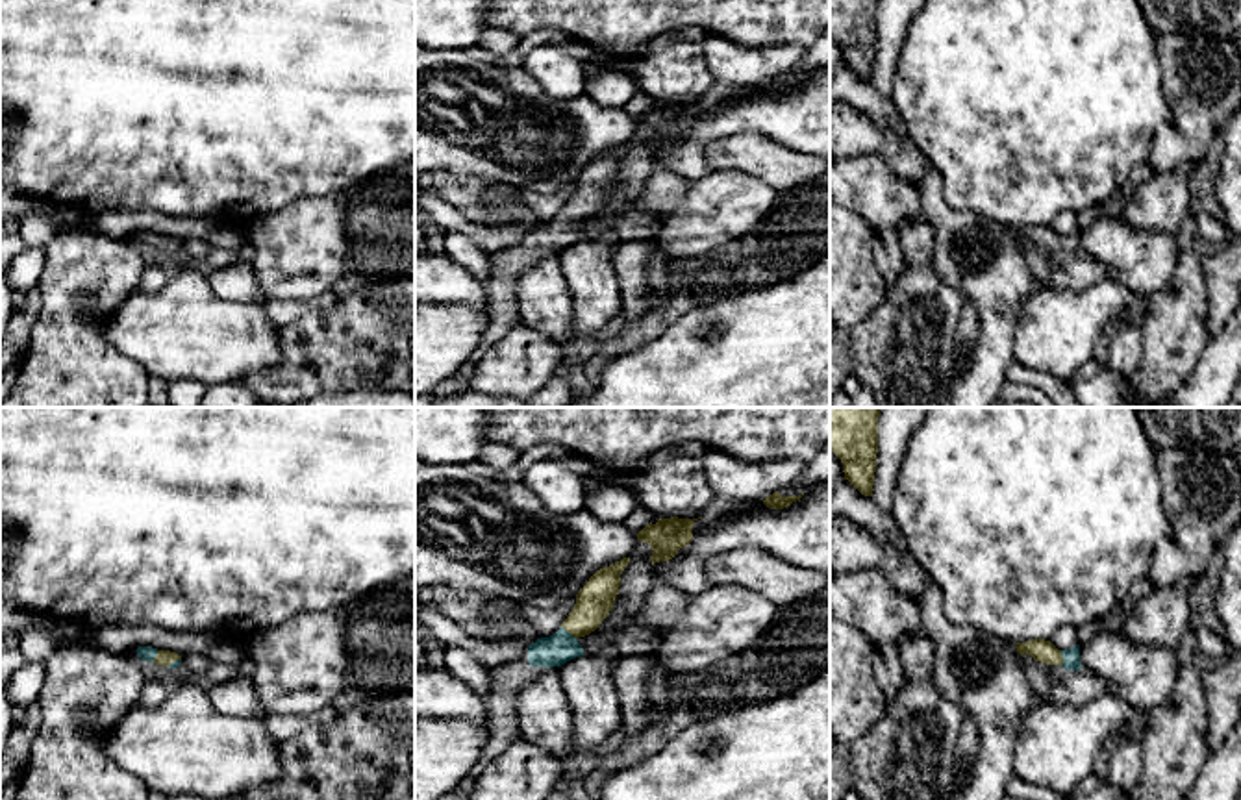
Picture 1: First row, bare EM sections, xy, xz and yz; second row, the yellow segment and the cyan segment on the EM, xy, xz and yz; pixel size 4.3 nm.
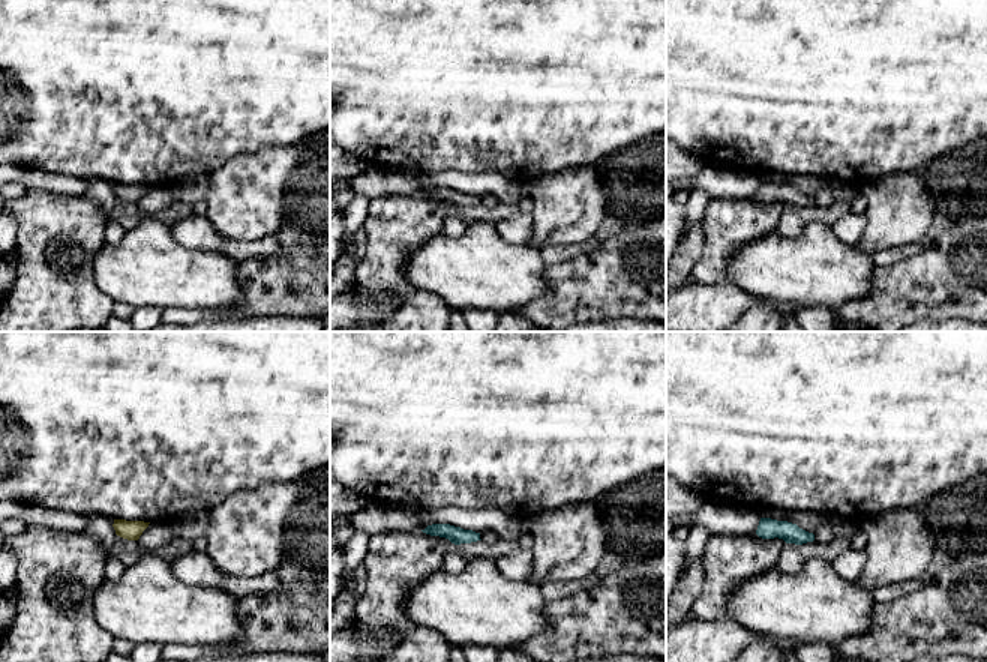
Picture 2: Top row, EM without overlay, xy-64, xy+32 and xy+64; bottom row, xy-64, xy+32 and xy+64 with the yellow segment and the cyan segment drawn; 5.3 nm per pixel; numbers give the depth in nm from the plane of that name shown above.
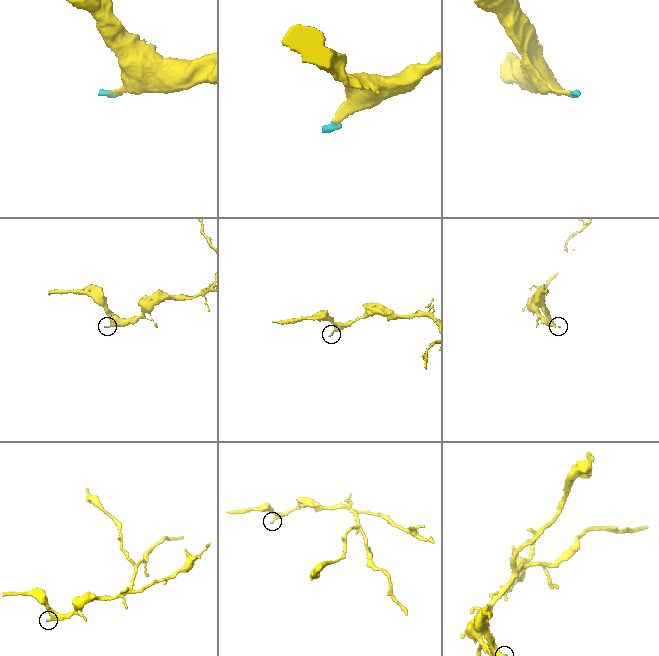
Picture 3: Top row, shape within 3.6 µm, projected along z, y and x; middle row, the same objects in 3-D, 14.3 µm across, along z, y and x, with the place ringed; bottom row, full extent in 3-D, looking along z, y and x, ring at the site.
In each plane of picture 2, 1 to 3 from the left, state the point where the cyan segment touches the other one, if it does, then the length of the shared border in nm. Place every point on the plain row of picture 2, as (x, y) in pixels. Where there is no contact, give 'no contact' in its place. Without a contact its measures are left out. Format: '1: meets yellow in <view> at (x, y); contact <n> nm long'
1: no contact
2: no contact
3: no contact

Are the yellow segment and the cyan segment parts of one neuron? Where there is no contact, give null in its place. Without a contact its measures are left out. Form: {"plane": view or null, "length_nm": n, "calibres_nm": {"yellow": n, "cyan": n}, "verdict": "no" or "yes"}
{"plane": "xz", "length_nm": 90, "calibres_nm": {"yellow": 160, "cyan": 140}, "verdict": "yes"}

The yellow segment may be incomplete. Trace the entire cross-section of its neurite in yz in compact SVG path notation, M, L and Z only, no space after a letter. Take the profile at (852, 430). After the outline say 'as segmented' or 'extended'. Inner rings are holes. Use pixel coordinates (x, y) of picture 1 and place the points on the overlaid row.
M830 407L830 450L841 459L845 480L872 496L878 417L882 407Z | as segmented

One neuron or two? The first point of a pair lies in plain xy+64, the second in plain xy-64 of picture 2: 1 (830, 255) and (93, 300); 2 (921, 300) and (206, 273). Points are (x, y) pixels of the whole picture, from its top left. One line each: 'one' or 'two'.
1: two
2: two

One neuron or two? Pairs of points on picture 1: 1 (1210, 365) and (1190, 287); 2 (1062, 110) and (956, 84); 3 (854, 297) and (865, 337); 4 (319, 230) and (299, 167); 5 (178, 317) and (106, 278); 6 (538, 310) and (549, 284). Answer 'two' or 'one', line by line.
1: two
2: one
3: two
4: two
5: two
6: one

